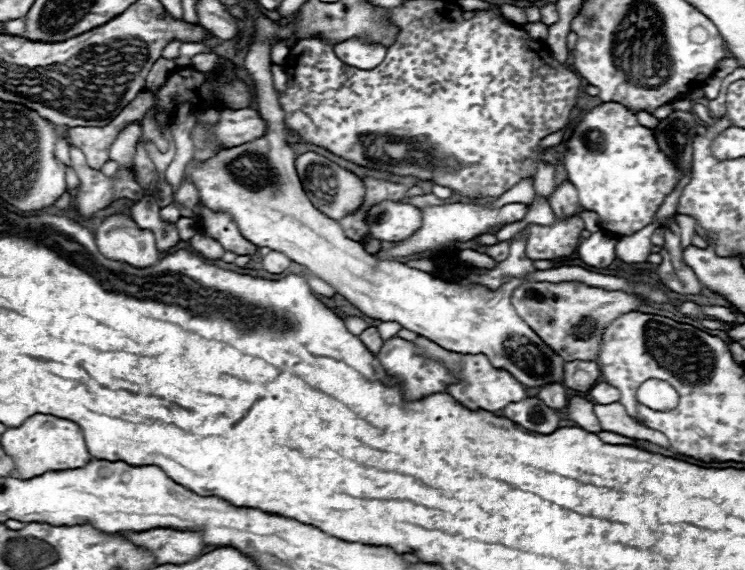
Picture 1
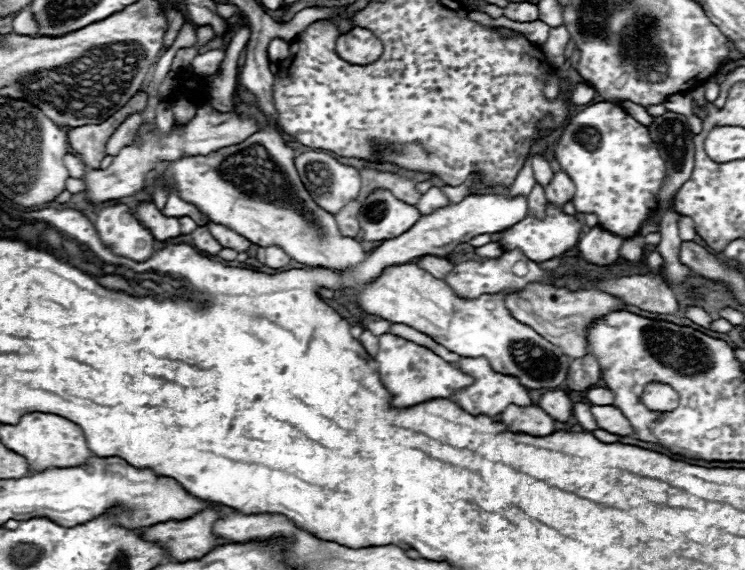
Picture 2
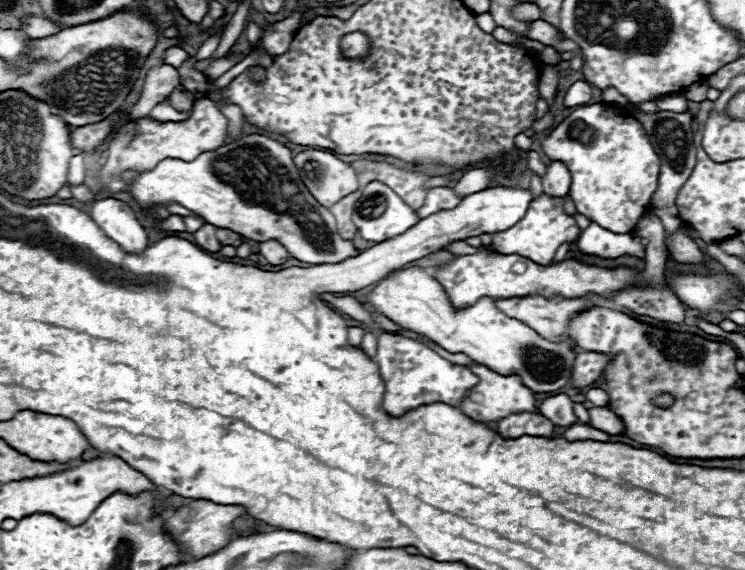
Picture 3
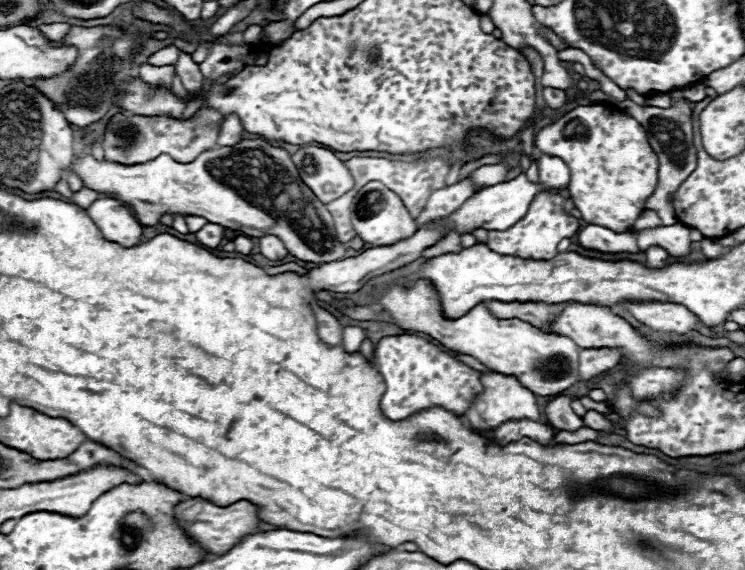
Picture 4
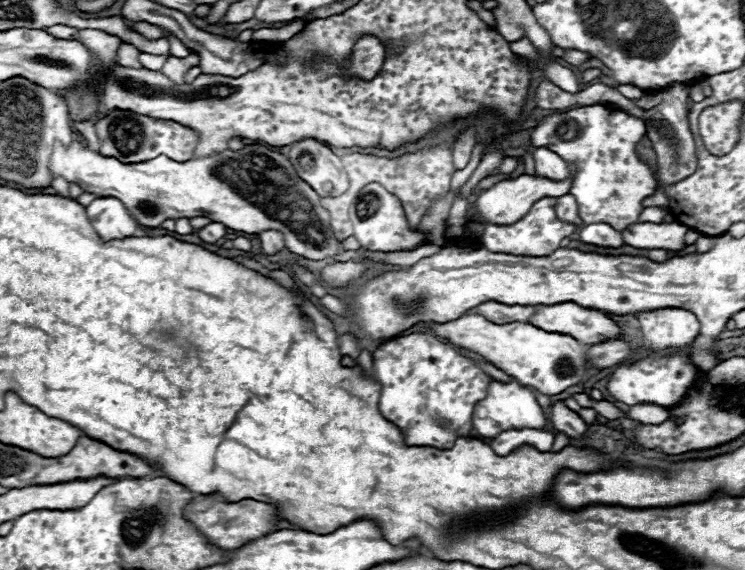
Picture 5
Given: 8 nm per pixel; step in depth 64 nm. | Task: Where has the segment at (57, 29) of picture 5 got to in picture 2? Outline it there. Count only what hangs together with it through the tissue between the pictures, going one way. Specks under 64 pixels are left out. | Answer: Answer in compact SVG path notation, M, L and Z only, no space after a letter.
M30 10L20 12L14 18L12 26L14 26L14 32L16 34L22 34L22 36L36 36L38 34L38 22L34 20L34 14Z

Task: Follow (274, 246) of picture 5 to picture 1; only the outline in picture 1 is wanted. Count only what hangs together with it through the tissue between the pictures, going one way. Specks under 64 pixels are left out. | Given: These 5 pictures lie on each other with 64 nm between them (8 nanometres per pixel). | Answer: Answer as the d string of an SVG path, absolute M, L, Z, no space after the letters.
M272 250L270 254L266 254L266 256L262 258L262 268L264 268L266 272L270 272L270 274L280 274L280 272L284 272L284 270L290 266L290 262L292 262L292 260L290 260L288 256Z

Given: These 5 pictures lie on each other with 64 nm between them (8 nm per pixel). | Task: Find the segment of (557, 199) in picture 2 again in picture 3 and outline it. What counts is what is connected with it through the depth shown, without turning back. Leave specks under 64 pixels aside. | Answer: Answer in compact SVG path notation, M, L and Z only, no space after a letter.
M552 160L546 164L546 174L542 176L542 188L550 196L566 196L570 192L570 170L558 162Z

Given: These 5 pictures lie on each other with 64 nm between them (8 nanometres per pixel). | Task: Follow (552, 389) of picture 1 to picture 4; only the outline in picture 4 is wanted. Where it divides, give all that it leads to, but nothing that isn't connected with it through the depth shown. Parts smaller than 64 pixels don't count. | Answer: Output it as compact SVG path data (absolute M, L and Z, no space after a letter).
M556 396L554 400L550 400L544 414L546 414L550 426L556 428L556 430L576 432L576 430L580 430L584 426L582 418L572 412L568 396Z

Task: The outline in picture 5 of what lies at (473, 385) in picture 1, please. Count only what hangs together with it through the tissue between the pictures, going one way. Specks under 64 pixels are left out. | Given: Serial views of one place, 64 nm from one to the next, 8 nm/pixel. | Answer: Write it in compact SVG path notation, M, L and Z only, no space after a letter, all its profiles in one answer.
M492 380L488 386L488 396L474 406L472 430L482 438L496 438L500 430L512 430L512 428L522 430L524 426L532 426L536 430L548 430L548 418L544 410L538 406L534 394L528 388L520 386L518 382L502 384Z

